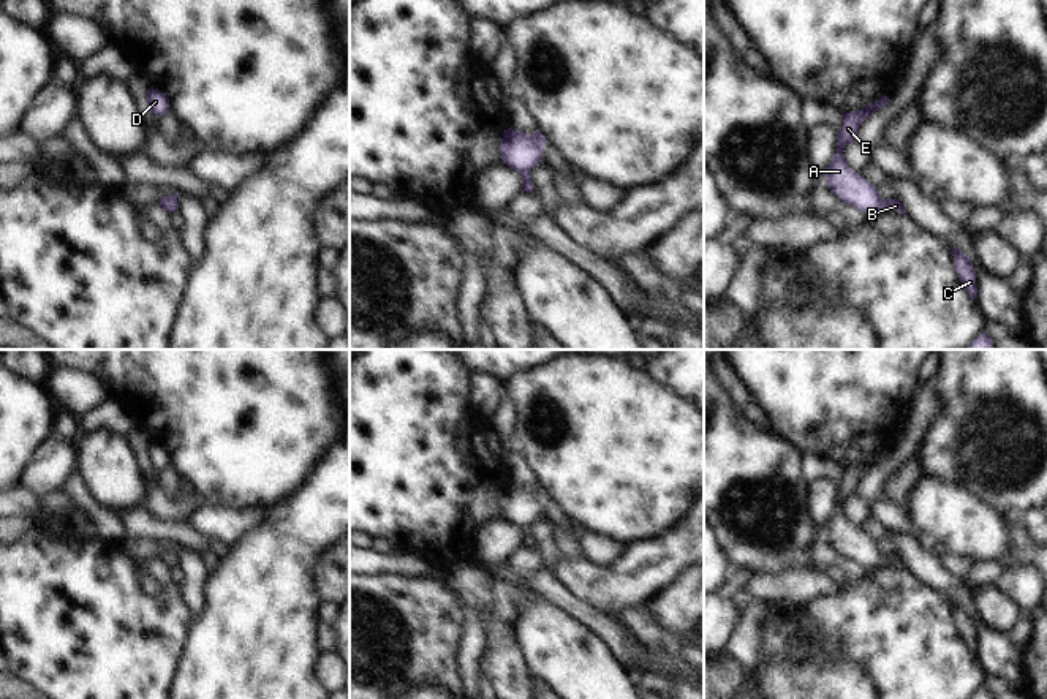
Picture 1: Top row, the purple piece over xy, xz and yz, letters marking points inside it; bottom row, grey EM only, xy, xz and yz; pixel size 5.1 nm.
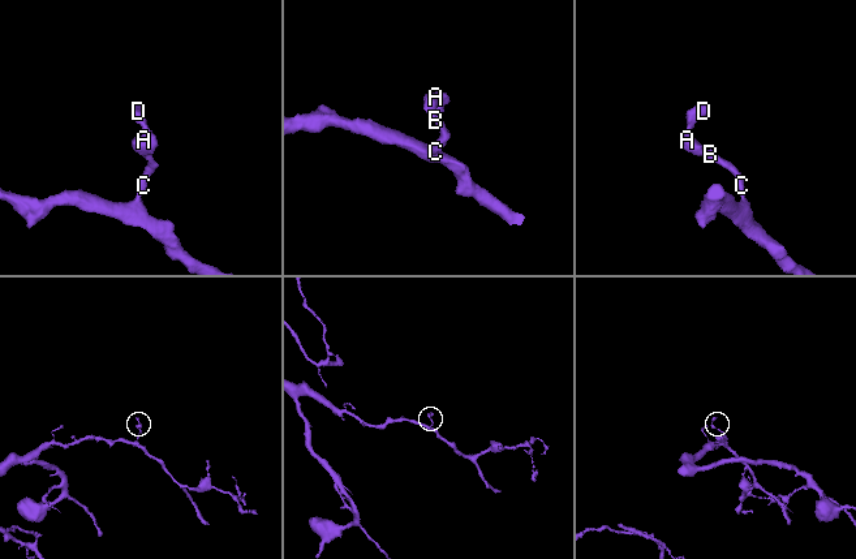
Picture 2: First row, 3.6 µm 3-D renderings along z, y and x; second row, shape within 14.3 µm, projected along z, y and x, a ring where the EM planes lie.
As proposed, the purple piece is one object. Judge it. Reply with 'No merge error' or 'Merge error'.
No merge error

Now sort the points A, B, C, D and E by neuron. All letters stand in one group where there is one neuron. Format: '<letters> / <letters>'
A B C D E

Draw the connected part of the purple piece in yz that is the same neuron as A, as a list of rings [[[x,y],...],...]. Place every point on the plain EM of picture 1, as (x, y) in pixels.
[[[883,449],[879,454],[873,455],[870,460],[860,465],[851,465],[843,468],[843,481],[837,487],[837,506],[827,520],[824,530],[829,533],[827,541],[841,555],[864,565],[898,565],[903,571],[906,565],[903,563],[900,554],[884,554],[878,549],[878,542],[871,539],[862,528],[854,527],[845,514],[845,501],[856,495],[857,484],[864,474],[883,463],[889,457],[889,451]]]

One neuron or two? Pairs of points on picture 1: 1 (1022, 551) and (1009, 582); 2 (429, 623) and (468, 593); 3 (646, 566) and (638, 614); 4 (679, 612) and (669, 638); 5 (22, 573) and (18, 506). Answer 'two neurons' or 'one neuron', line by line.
1: two neurons
2: two neurons
3: two neurons
4: two neurons
5: two neurons

